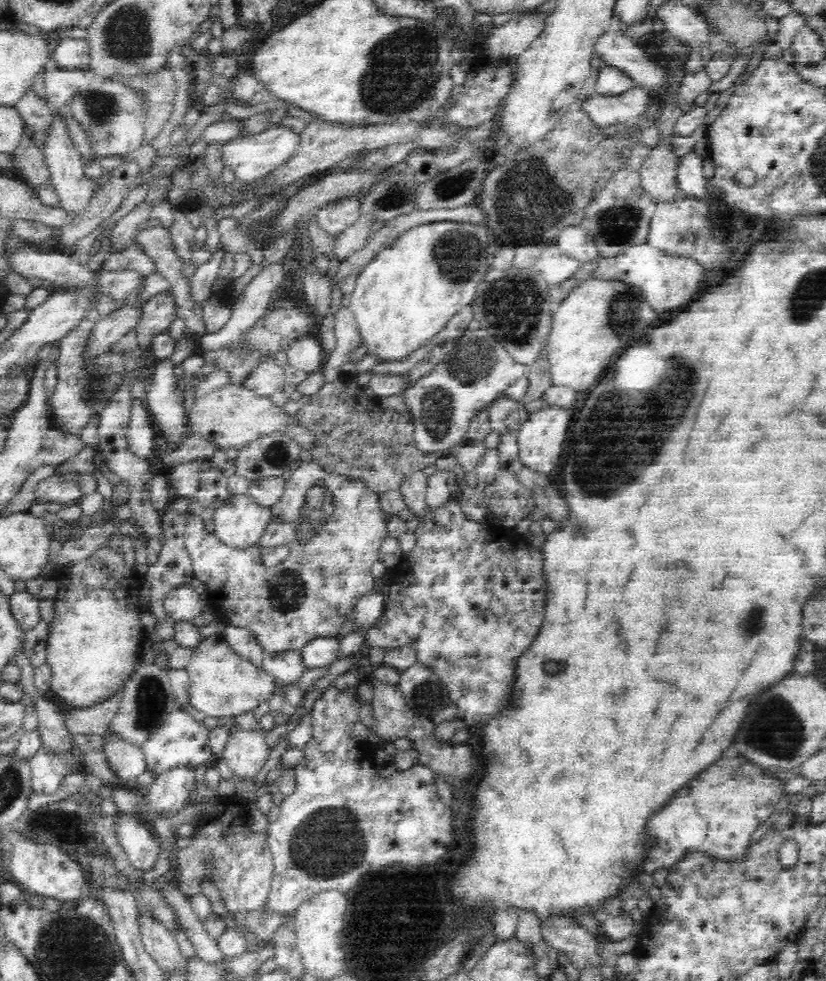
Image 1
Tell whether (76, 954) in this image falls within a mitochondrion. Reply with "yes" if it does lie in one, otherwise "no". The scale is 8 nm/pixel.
yes

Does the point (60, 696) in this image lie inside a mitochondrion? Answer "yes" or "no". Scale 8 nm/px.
no

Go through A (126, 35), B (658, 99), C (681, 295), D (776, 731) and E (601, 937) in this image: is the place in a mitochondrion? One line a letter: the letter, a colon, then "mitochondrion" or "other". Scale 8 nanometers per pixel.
A: mitochondrion
B: other
C: other
D: mitochondrion
E: other

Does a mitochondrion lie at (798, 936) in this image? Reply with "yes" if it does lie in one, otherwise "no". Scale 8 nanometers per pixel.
no

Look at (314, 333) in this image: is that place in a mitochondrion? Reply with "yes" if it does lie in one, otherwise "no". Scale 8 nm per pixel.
no

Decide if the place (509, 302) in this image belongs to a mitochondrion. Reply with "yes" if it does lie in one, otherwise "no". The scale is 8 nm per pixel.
yes

